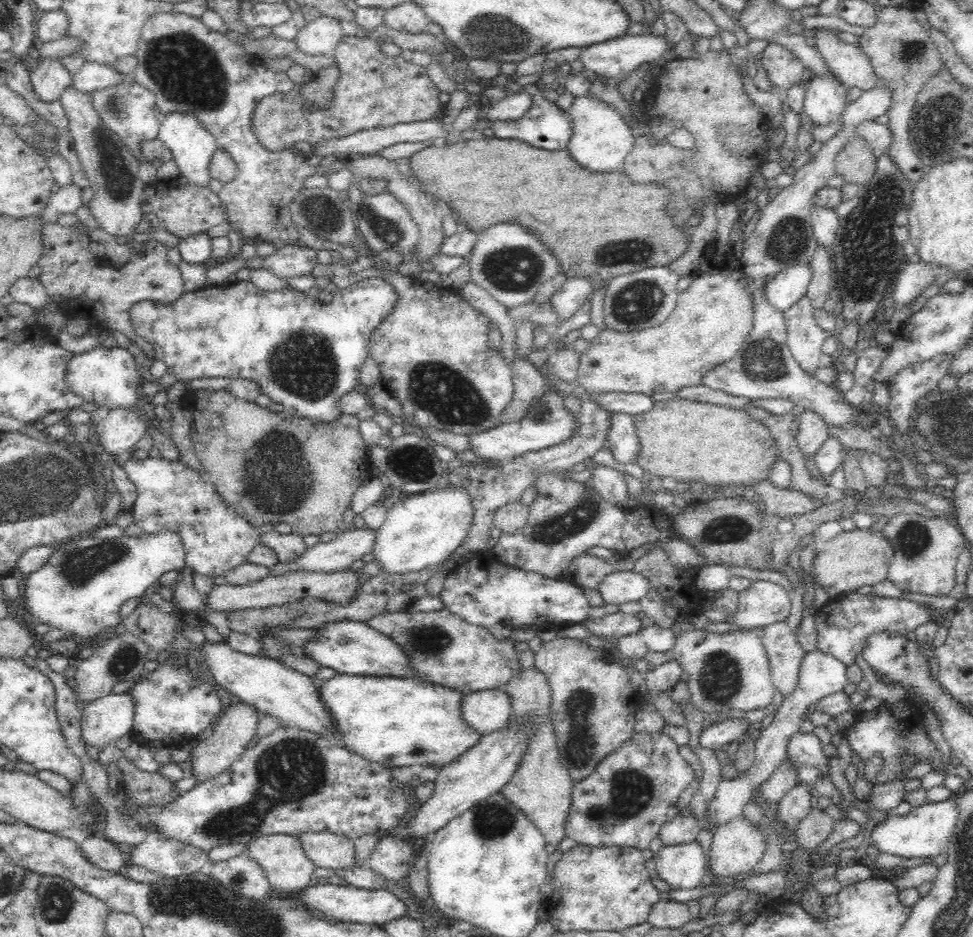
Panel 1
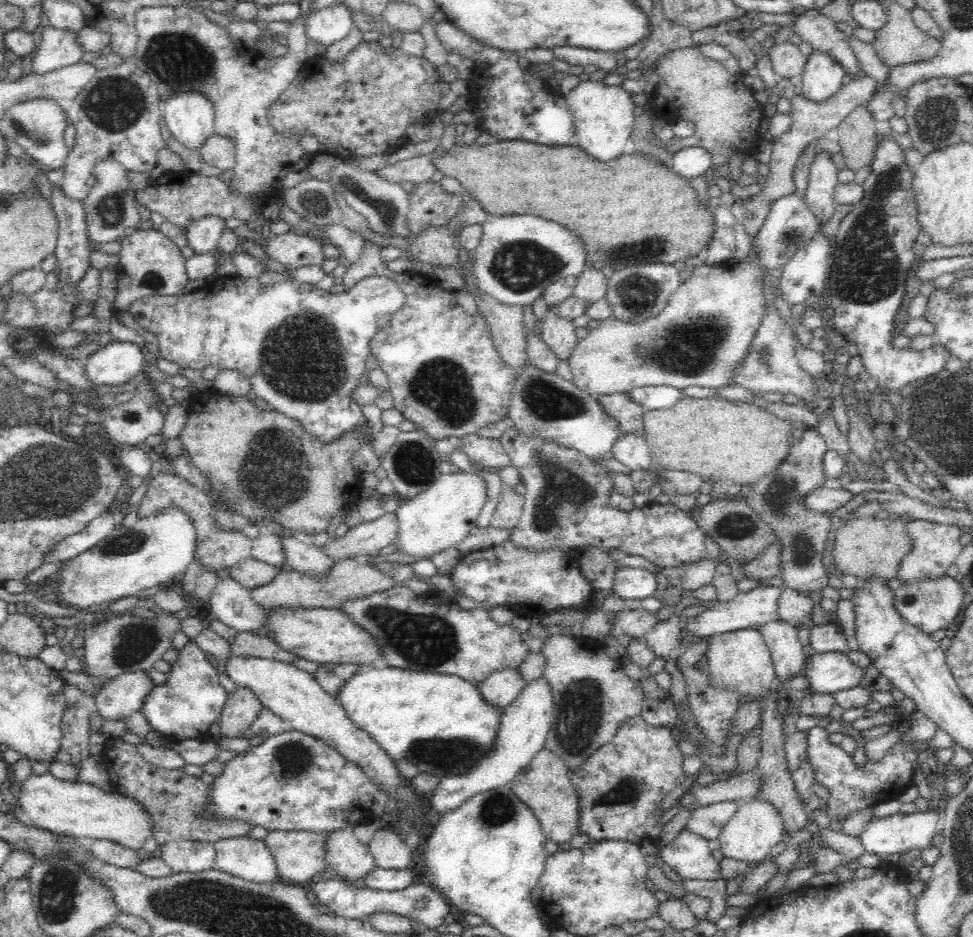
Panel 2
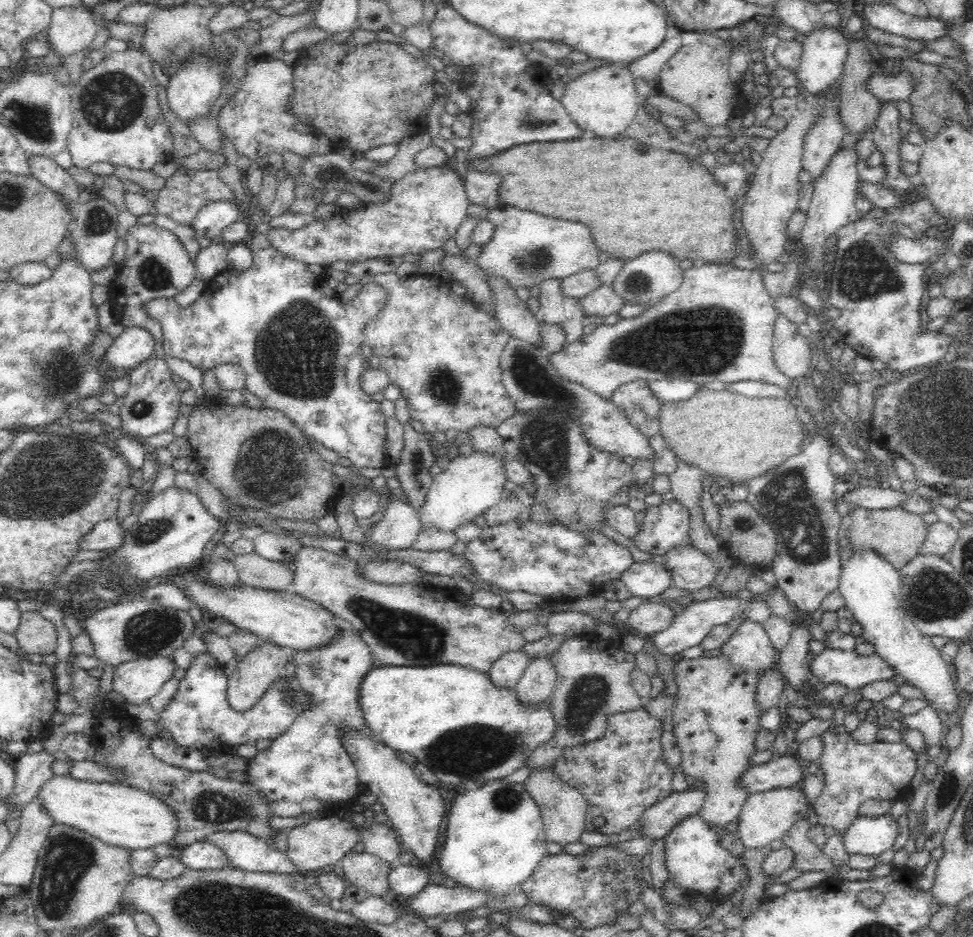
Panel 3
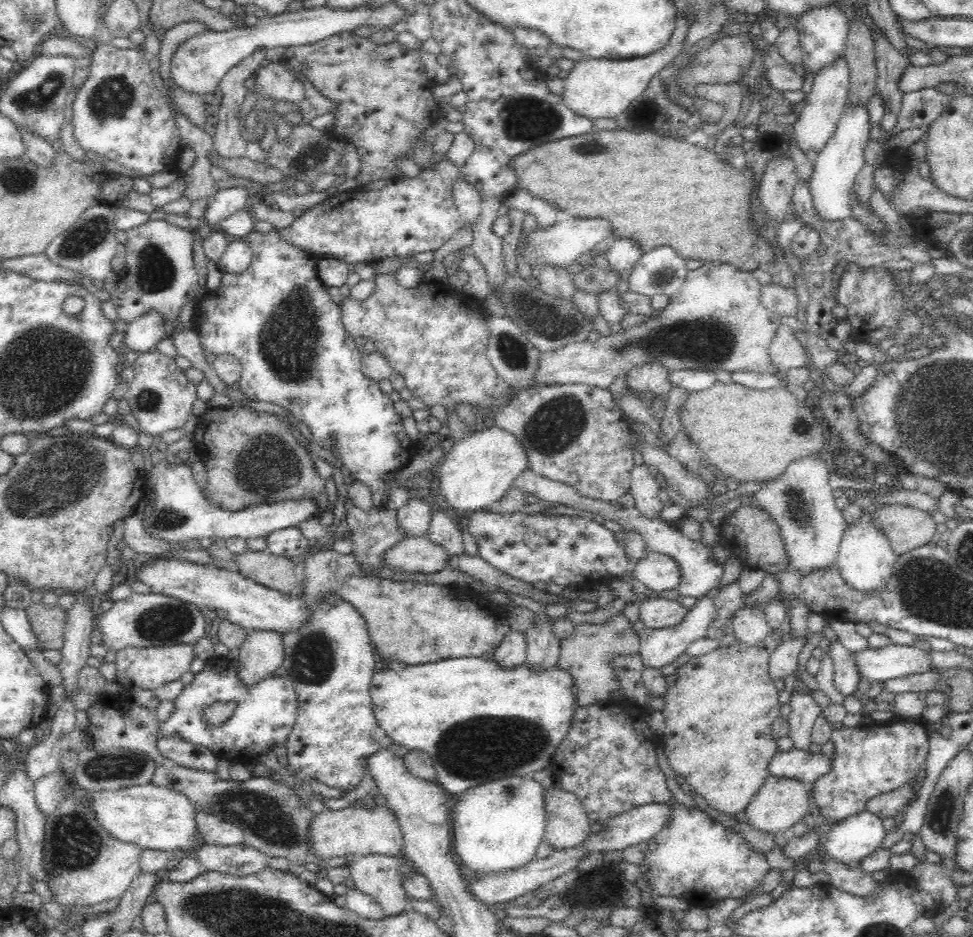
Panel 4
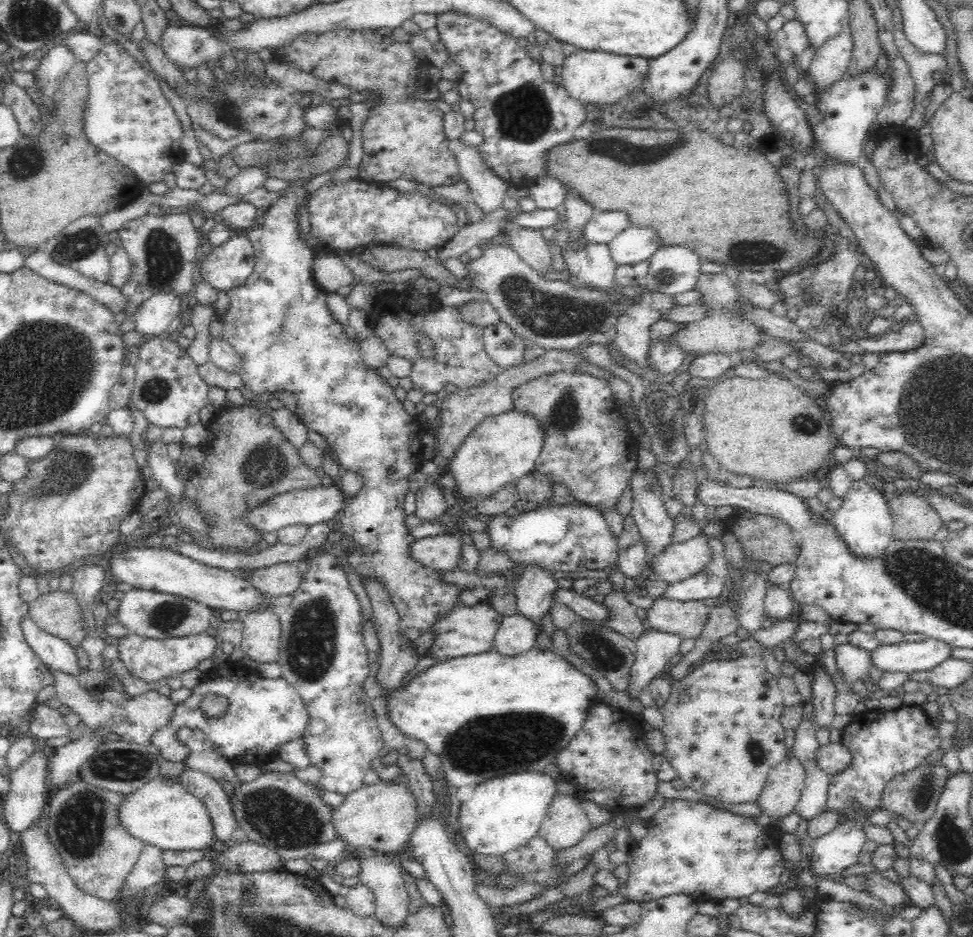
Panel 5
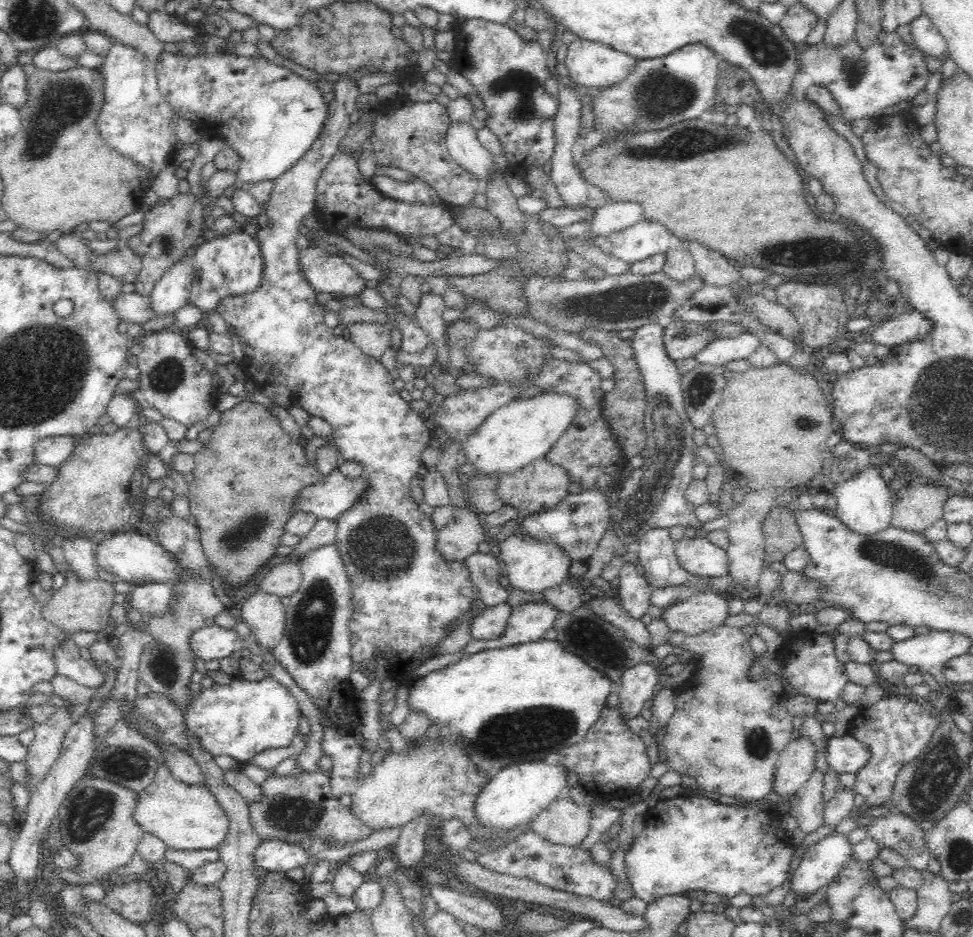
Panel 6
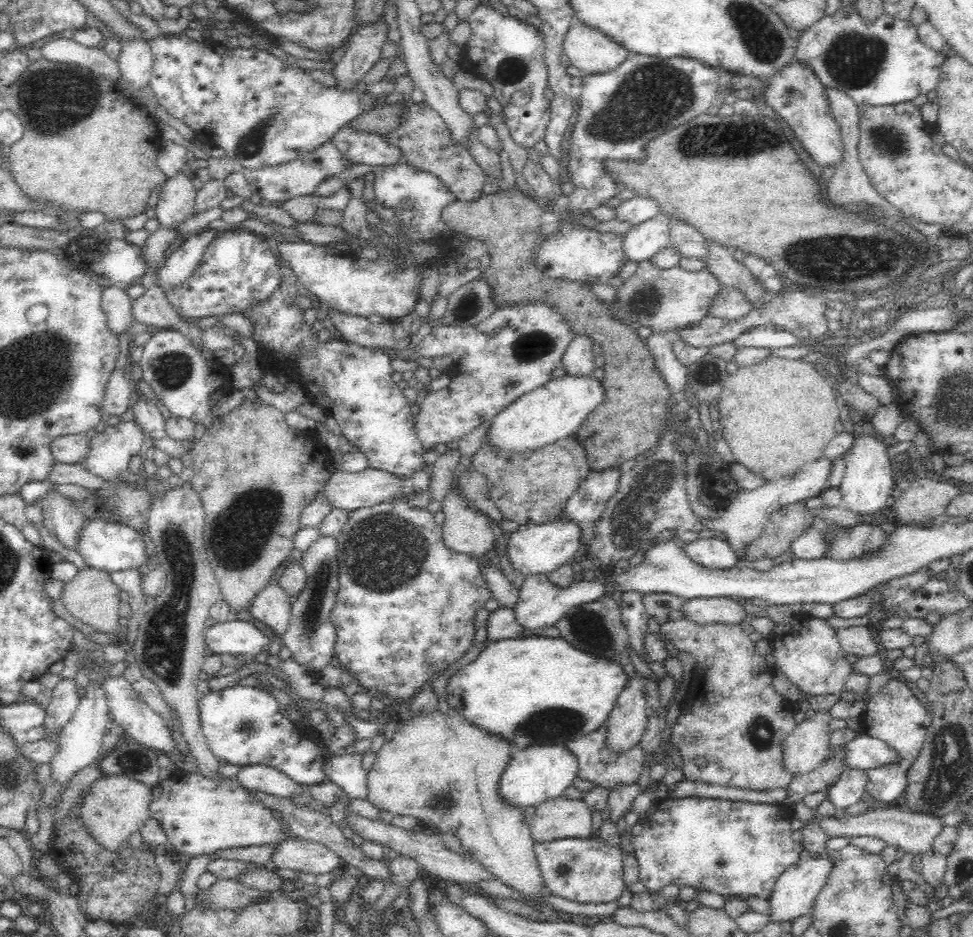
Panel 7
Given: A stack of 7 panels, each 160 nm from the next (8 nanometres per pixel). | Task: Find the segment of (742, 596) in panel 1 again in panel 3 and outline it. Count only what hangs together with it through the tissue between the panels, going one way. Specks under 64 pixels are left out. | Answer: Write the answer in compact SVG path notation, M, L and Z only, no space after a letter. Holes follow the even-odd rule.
M719 596L712 598L712 600L694 602L686 607L682 614L676 614L672 624L653 635L654 646L656 646L662 654L668 654L668 656L680 654L682 650L700 644L700 640L715 626L726 624L738 617L742 617L742 621L758 621L758 623L762 623L771 615L771 608L767 605L767 601L756 599L742 600L735 597Z

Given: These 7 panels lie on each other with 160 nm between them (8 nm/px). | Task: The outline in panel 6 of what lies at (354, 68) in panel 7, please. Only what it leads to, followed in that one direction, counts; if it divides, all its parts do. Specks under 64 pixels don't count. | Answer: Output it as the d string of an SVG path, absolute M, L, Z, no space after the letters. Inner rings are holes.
M346 71L338 73L338 78L336 80L332 80L332 88L334 100L331 103L331 112L329 113L327 122L324 123L324 128L320 134L320 137L312 146L310 150L298 160L296 164L292 165L292 168L289 168L281 174L277 176L274 181L270 198L267 200L266 204L263 206L263 211L268 216L268 225L260 227L258 232L255 234L256 239L260 244L260 249L263 250L264 256L264 280L262 280L262 286L256 290L256 292L251 294L244 294L244 296L230 296L229 298L224 298L218 304L218 308L216 311L221 317L233 327L236 327L236 334L239 336L241 340L242 351L245 356L245 359L242 360L242 365L246 367L246 372L252 374L252 379L256 382L256 385L261 388L266 385L280 383L286 385L291 390L291 396L295 401L298 401L300 405L306 407L308 410L308 414L310 416L318 415L320 417L324 417L328 423L331 424L331 433L333 436L333 447L342 454L344 460L354 460L355 462L360 462L363 467L363 474L365 478L369 478L371 480L371 490L353 507L348 511L345 511L338 519L336 519L337 523L337 534L335 538L335 545L339 550L339 555L343 560L343 565L345 568L345 574L348 575L348 583L350 583L350 589L352 589L352 610L351 615L349 616L347 622L347 629L349 632L349 655L354 662L357 669L363 670L367 675L371 676L374 672L376 672L376 662L383 662L383 668L388 672L388 678L392 678L394 682L408 682L408 680L413 680L414 682L416 676L412 676L411 672L416 672L416 668L420 666L426 660L438 656L440 654L440 644L442 644L442 640L446 640L448 636L450 636L450 632L456 628L456 622L462 618L462 614L466 614L474 603L477 600L482 599L482 594L480 590L475 586L475 582L472 581L470 576L470 571L466 567L466 562L464 561L451 561L446 559L440 551L438 551L438 546L436 546L436 540L438 540L438 532L437 527L435 526L435 521L432 519L432 516L428 516L428 514L424 514L424 512L420 512L420 508L418 508L418 504L414 502L411 494L411 481L412 478L420 474L420 468L423 466L423 462L421 460L422 452L428 446L433 445L435 443L432 430L427 423L427 419L416 411L414 411L406 400L403 400L400 397L400 393L398 390L394 389L392 377L388 370L382 365L380 358L378 357L370 357L365 355L364 352L360 350L354 343L350 343L348 339L344 337L336 337L332 334L330 328L326 326L324 323L324 311L323 307L320 303L316 301L316 292L312 290L310 283L305 279L303 272L300 270L300 265L298 262L298 248L296 239L298 238L299 229L301 228L301 224L299 224L300 219L304 218L308 213L315 210L315 184L320 176L320 173L326 165L328 161L334 156L334 153L337 151L338 146L340 145L340 140L344 138L346 131L350 126L350 115L355 111L356 100L358 100L358 96L360 96L360 87L358 87L358 76L354 74L354 71Z

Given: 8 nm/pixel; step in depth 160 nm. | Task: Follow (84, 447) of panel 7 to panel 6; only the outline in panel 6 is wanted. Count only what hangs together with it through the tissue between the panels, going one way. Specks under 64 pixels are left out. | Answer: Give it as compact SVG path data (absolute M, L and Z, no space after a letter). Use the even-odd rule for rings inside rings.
M72 435L42 438L35 445L37 463L59 468L73 456L75 446Z

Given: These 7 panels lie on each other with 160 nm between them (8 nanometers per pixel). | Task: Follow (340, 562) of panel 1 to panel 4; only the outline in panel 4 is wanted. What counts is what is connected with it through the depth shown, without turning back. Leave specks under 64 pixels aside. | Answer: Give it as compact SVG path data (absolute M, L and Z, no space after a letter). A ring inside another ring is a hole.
M420 498L410 499L406 503L405 506L397 509L401 528L404 528L409 534L406 537L426 534L437 509L432 509L428 502L424 502Z

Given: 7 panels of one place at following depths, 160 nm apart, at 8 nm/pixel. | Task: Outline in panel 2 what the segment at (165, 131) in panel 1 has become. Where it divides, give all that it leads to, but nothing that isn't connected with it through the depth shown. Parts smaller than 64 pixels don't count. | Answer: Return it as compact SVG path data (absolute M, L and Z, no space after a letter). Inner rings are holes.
M182 91L172 95L170 100L161 104L162 118L164 119L171 136L190 150L199 152L201 146L215 134L215 111L212 102L200 91Z

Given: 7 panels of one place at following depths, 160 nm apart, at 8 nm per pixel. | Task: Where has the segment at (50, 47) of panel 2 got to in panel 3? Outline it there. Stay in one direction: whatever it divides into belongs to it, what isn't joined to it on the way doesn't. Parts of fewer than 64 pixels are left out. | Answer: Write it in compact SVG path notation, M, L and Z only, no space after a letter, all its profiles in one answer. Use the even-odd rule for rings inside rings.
M84 7L84 10L81 10L81 8L78 8L78 10L74 8L56 8L56 10L53 10L51 24L46 30L46 34L48 35L51 50L54 50L54 56L60 60L63 59L62 62L64 62L70 55L88 51L97 34L97 18L93 10L88 7Z

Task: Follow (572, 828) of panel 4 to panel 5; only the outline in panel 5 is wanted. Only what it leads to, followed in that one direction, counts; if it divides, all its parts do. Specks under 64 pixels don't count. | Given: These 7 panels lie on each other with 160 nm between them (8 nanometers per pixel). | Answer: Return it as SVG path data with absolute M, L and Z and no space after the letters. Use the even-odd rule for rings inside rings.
M556 794L537 835L557 851L576 846L593 830L577 796Z

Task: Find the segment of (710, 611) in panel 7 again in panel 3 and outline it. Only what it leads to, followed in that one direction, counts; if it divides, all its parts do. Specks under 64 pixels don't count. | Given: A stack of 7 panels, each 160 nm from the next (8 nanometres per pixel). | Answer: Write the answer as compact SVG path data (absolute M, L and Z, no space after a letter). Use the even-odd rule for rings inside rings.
M647 600L630 611L626 627L654 635L672 624L675 615L670 607Z

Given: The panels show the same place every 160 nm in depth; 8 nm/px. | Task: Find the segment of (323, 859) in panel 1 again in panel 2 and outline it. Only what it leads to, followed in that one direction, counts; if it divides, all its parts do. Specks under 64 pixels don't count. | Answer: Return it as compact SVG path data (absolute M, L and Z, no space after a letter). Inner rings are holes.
M352 827L329 832L324 845L327 868L336 870L340 879L351 881L362 878L376 867L369 845L360 843Z

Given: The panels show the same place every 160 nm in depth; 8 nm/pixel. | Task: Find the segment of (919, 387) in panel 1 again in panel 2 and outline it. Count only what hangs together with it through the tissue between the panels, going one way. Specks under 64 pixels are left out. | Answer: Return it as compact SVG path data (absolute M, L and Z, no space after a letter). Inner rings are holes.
M890 137L878 141L875 156L870 164L870 172L862 184L862 191L864 194L858 202L852 204L852 210L842 218L836 235L831 239L832 272L829 274L825 303L829 309L834 310L834 328L852 344L858 346L865 372L876 381L878 391L886 395L892 391L899 394L908 383L927 379L928 376L944 370L944 365L951 356L948 349L940 345L921 351L893 348L890 345L894 316L906 288L906 278L914 268L914 264L918 264L914 262L915 255L912 248L921 230L919 220L916 219L918 210L914 200L913 170L904 162L904 150Z

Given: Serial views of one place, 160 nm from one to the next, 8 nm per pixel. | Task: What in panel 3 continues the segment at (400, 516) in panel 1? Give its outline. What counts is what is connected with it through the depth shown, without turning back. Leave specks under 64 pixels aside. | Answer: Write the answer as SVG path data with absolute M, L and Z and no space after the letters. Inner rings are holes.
M480 452L453 458L446 470L434 476L424 505L416 509L420 518L421 533L428 534L434 528L437 532L455 534L464 524L480 522L486 510L498 504L504 494L504 483L507 482L504 468L499 458Z

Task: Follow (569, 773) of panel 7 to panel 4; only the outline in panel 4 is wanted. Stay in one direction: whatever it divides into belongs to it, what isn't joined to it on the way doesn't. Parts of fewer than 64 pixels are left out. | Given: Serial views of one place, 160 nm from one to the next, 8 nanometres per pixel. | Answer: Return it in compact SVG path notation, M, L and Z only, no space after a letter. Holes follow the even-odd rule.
M531 775L492 780L463 791L450 809L453 850L459 862L484 874L519 867L536 859L536 849L544 841L544 792L544 786Z

